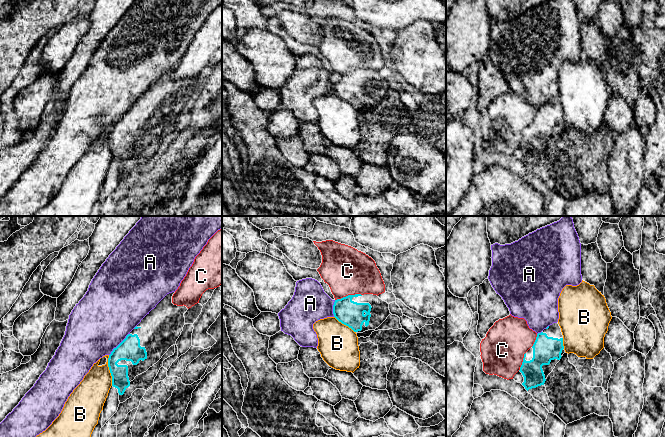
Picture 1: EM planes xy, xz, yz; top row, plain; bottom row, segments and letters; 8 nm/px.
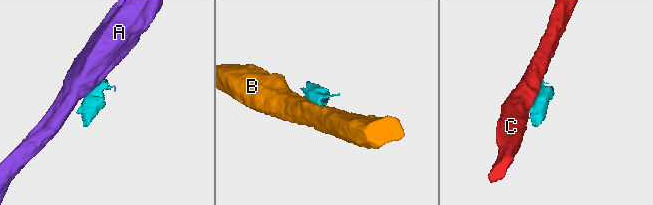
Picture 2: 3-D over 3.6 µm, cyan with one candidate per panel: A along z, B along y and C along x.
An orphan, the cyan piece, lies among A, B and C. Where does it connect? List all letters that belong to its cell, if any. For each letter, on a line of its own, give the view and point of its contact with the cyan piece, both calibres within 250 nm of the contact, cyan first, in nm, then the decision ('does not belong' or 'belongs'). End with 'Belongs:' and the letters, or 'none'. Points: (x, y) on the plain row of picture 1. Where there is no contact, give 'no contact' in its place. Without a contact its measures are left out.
A: xy (119, 120) | 180/480 nm | does not belong
B: xy (109, 145) | 180/240 nm | does not belong
C: xz (348, 71) | 200/380 nm | does not belong
Belongs: none

